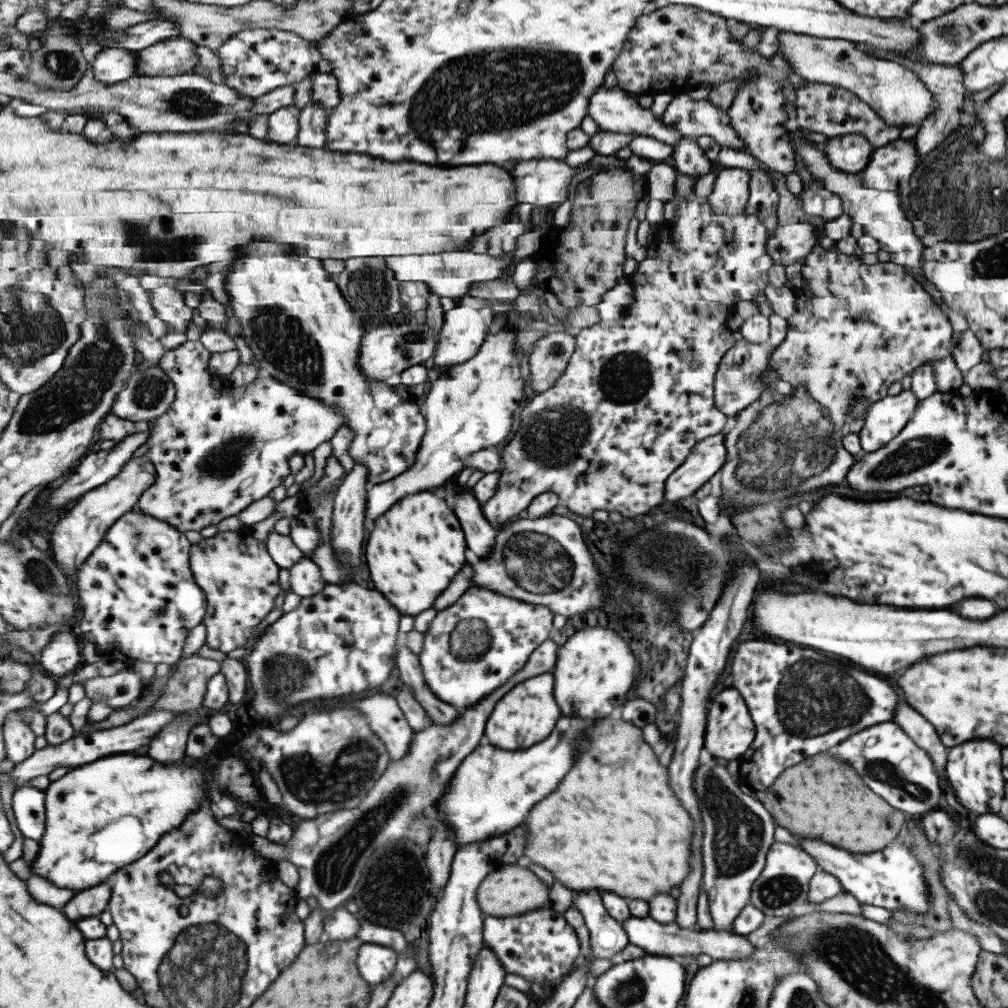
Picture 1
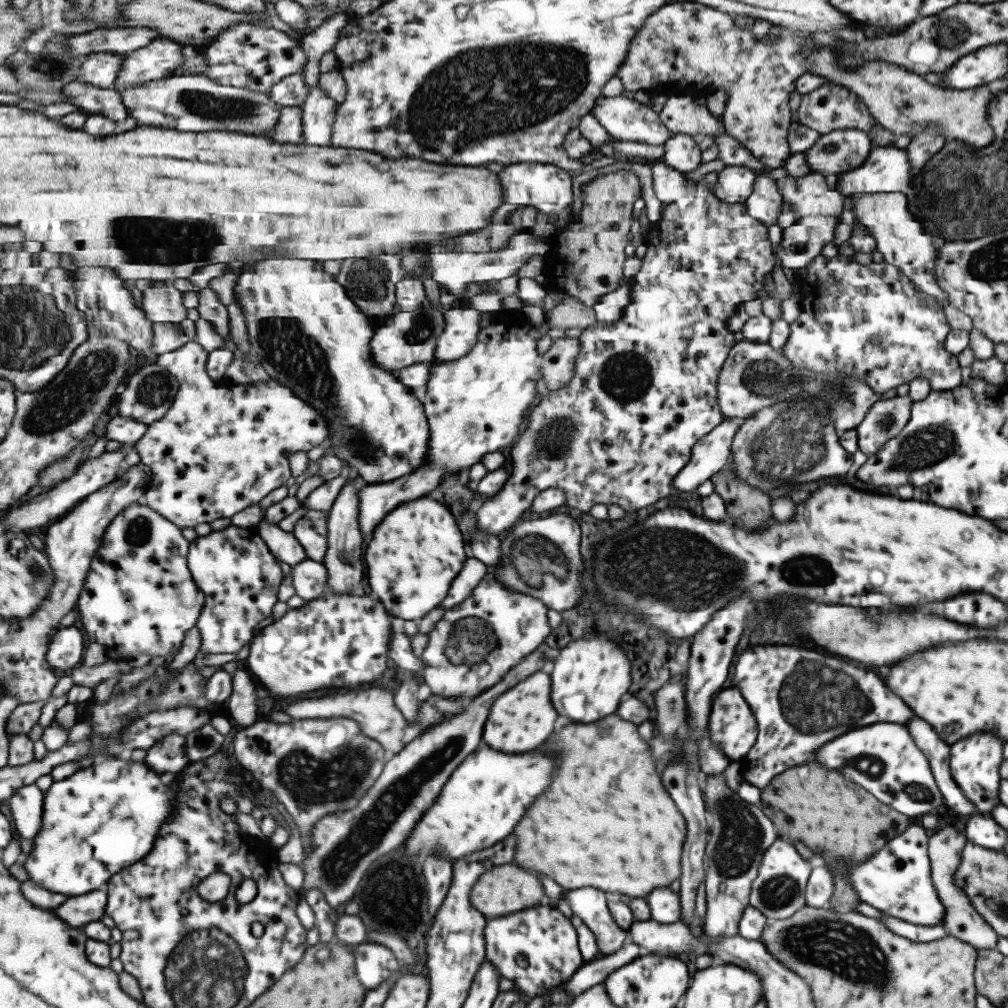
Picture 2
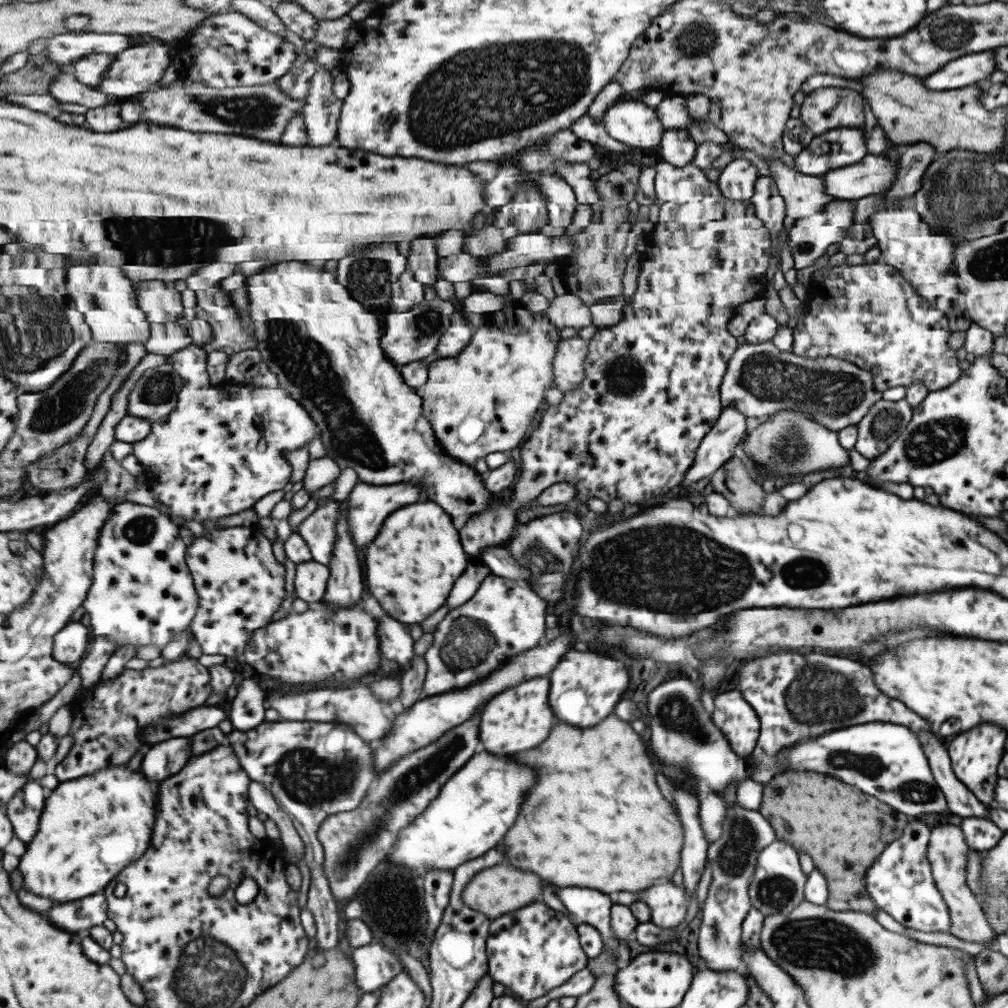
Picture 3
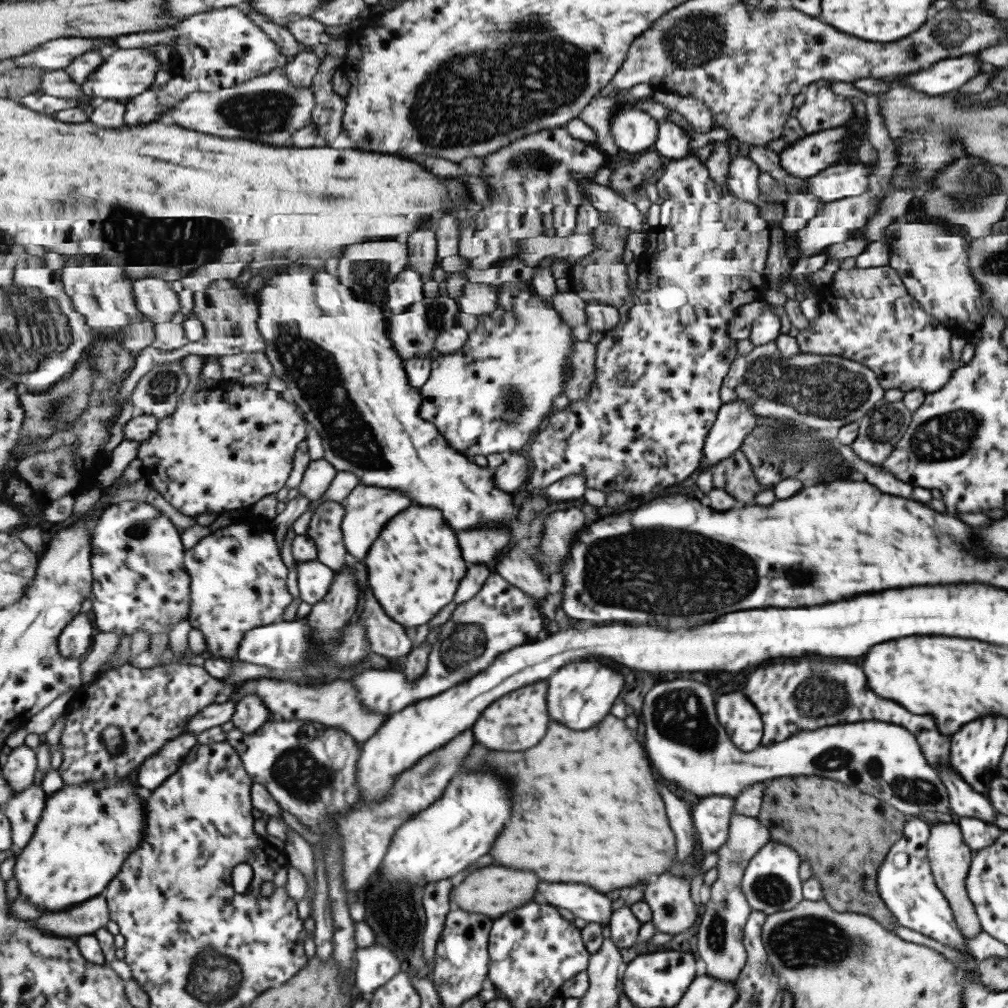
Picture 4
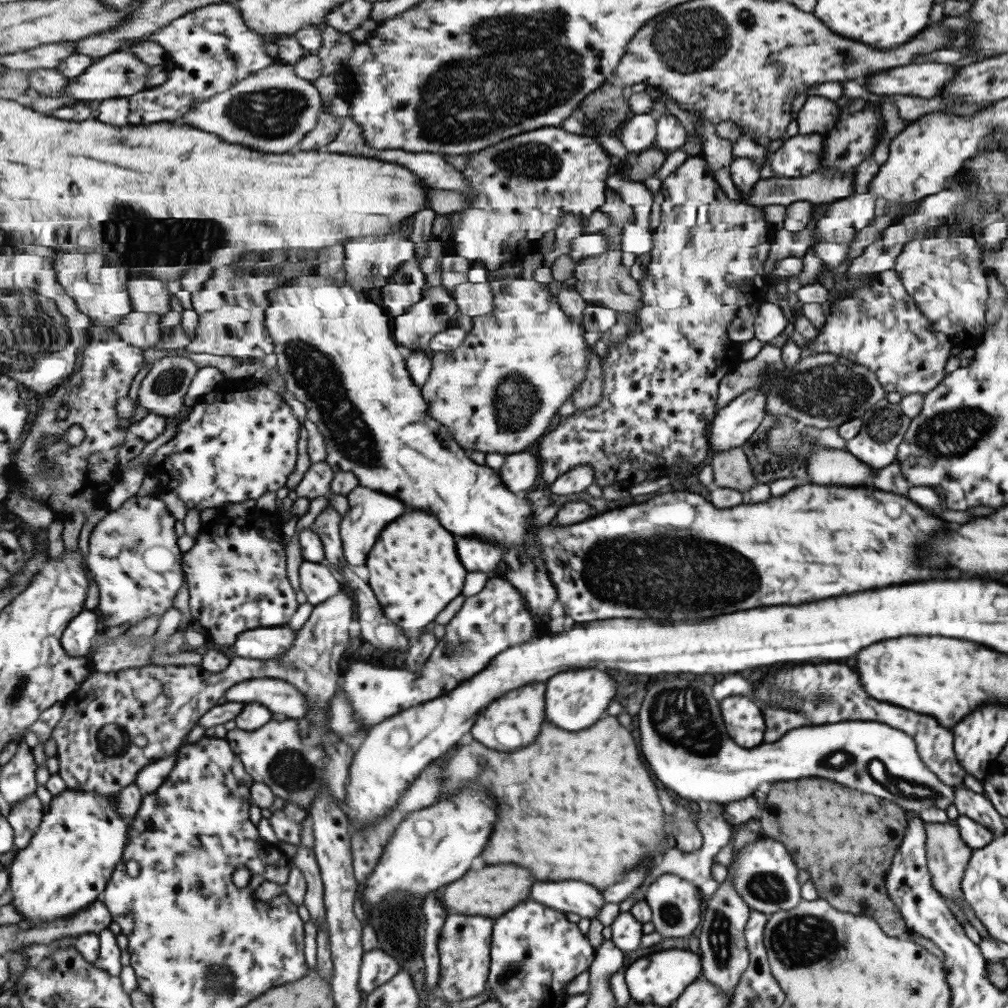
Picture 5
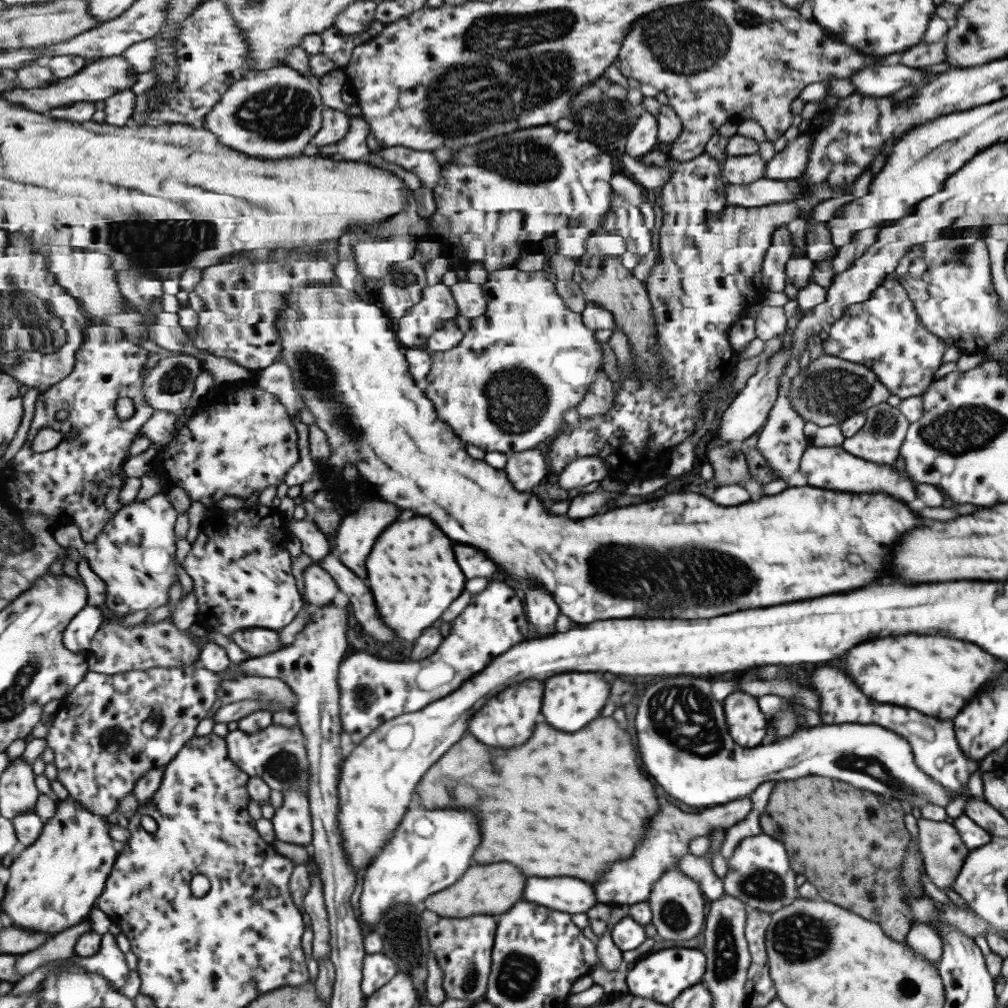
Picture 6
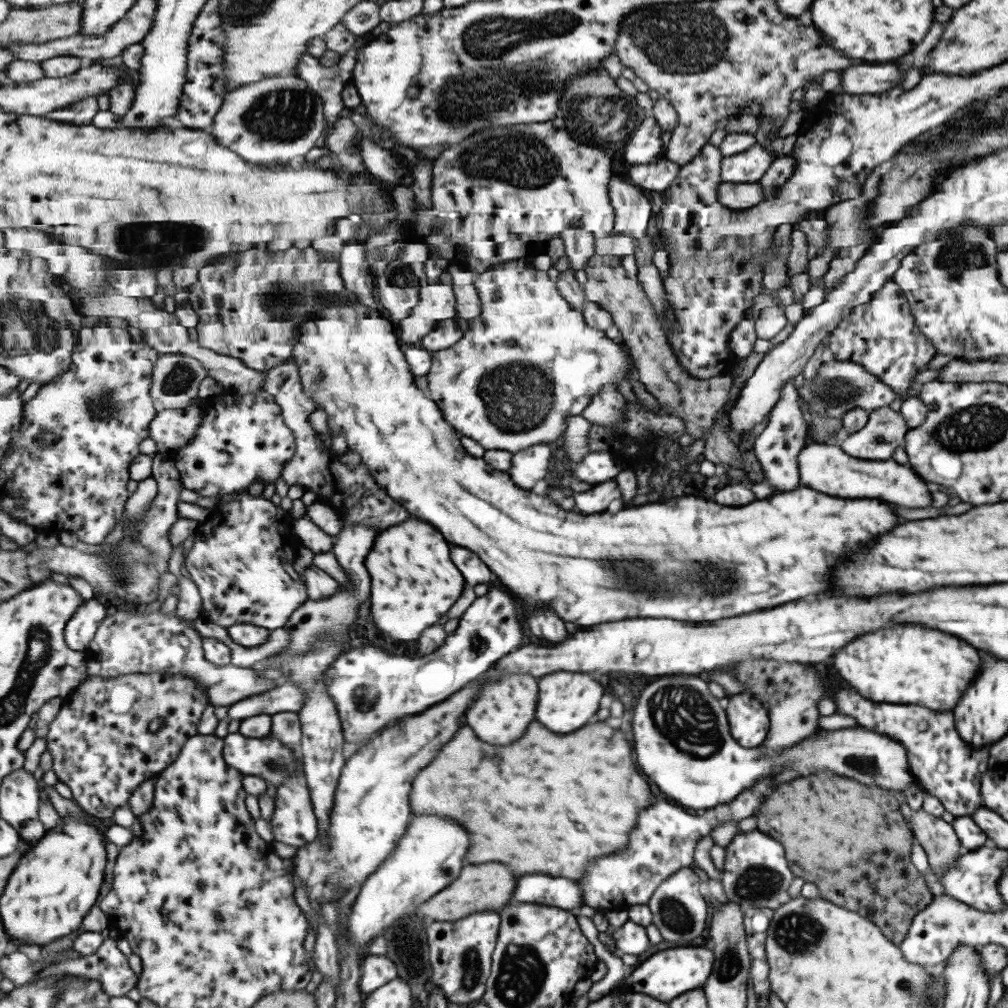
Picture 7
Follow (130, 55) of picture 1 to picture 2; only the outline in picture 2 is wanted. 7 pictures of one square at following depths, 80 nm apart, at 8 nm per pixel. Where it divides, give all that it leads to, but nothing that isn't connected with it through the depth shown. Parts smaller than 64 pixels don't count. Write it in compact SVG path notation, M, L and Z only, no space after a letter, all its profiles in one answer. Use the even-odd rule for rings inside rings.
M97 52L86 56L81 67L81 82L101 89L114 90L117 77L123 69L124 55L113 52Z

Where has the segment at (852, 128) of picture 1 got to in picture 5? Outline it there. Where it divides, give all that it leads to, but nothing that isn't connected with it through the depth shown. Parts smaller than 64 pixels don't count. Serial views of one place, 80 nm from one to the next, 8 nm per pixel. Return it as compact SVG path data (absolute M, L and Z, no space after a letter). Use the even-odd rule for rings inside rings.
M806 96L805 103L795 115L799 135L823 135L838 122L840 107L823 96Z

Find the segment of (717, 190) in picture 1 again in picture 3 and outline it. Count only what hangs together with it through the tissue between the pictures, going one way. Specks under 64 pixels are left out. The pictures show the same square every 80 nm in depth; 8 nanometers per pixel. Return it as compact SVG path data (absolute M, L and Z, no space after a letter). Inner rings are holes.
M743 158L733 159L720 170L718 186L721 193L731 200L745 200L753 194L757 168Z

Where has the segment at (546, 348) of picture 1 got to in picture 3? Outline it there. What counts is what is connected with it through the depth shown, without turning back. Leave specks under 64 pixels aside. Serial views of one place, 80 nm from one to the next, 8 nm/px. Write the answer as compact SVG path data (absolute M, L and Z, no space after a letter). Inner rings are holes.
M571 337L558 344L558 356L554 358L554 384L564 393L571 392L586 380L585 361L589 354L589 341Z

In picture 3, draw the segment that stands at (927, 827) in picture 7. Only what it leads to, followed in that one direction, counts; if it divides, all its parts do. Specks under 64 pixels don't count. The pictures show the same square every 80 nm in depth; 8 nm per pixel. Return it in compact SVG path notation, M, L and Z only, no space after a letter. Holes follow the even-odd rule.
M936 825L930 829L926 846L926 857L930 864L930 873L939 894L948 908L948 932L965 942L986 944L994 939L994 932L980 908L979 900L971 894L965 884L966 862L971 850L964 841L962 830L955 825Z

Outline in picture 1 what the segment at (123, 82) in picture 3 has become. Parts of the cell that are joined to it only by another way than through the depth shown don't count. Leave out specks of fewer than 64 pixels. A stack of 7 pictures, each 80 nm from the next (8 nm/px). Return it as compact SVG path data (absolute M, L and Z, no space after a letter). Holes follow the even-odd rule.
M172 38L138 52L137 76L175 76L191 74L199 65L198 44L187 38Z

